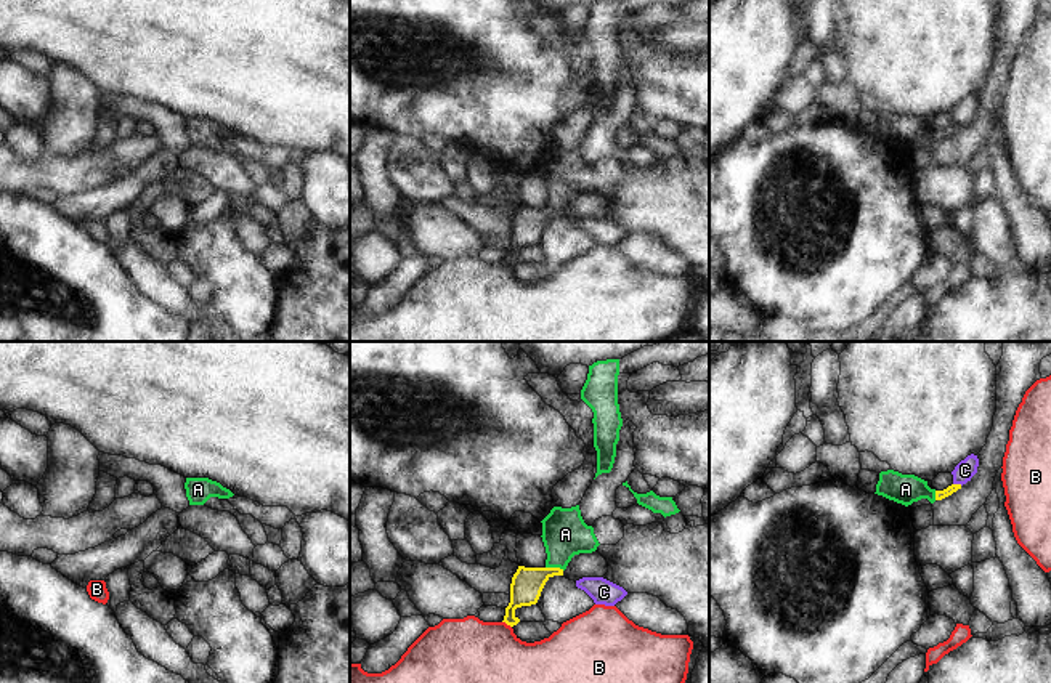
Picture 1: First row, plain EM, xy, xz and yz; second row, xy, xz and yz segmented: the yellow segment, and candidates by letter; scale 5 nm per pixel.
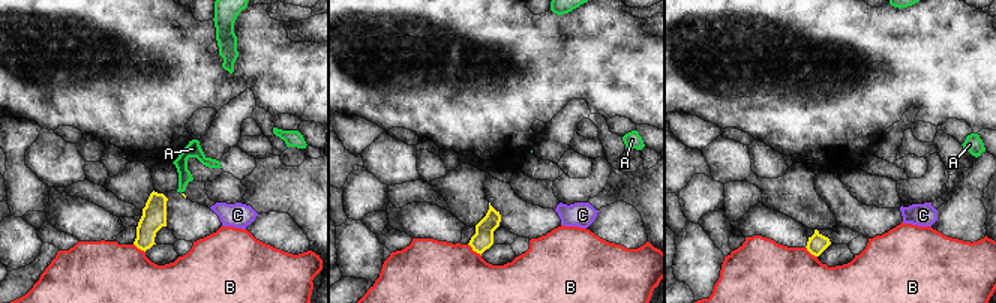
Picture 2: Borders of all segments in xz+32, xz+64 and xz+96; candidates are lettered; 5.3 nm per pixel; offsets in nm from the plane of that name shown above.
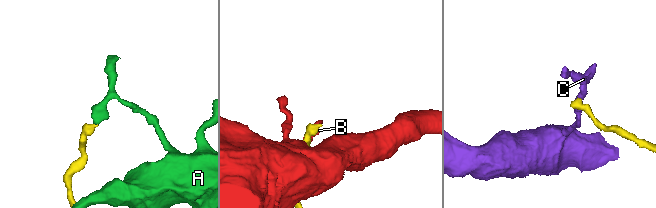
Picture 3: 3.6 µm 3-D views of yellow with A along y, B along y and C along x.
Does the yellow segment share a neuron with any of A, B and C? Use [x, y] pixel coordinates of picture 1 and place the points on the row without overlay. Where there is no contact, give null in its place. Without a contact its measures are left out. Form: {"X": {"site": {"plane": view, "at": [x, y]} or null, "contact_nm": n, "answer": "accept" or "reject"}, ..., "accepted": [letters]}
{"A": {"site": {"plane": "xz", "at": [555, 209]}, "contact_nm": 100, "answer": "accept"}, "B": {"site": {"plane": "xz", "at": [507, 265]}, "contact_nm": 60, "answer": "reject"}, "C": {"site": {"plane": "yz", "at": [958, 125]}, "contact_nm": 50, "answer": "reject"}, "accepted": ["A"]}

